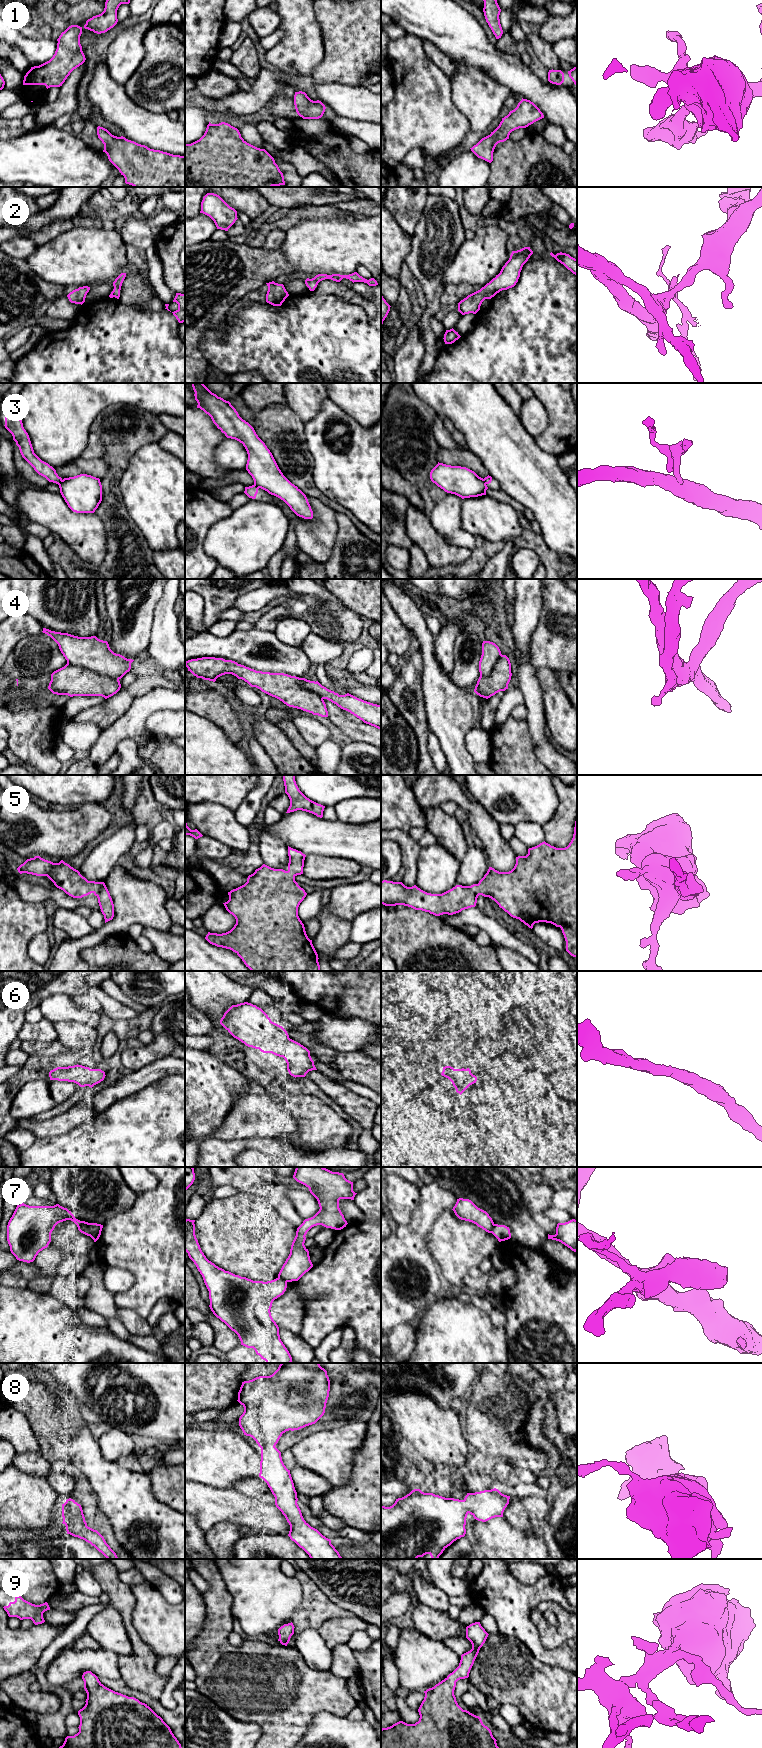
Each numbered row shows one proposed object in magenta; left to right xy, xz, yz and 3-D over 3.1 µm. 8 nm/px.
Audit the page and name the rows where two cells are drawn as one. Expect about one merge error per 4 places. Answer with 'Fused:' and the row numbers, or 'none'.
Fused: 3, 7

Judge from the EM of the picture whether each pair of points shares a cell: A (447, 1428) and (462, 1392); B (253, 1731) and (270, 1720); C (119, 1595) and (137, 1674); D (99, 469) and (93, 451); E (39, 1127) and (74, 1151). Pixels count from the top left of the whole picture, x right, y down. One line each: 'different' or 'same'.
A: different
B: different
C: same
D: different
E: different

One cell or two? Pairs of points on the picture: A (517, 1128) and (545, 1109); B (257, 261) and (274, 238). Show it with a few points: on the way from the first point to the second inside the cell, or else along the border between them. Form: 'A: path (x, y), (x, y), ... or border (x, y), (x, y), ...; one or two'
A: border (524, 1109), (527, 1116), (536, 1124), (553, 1125); two
B: border (262, 246), (267, 249), (279, 248); two

